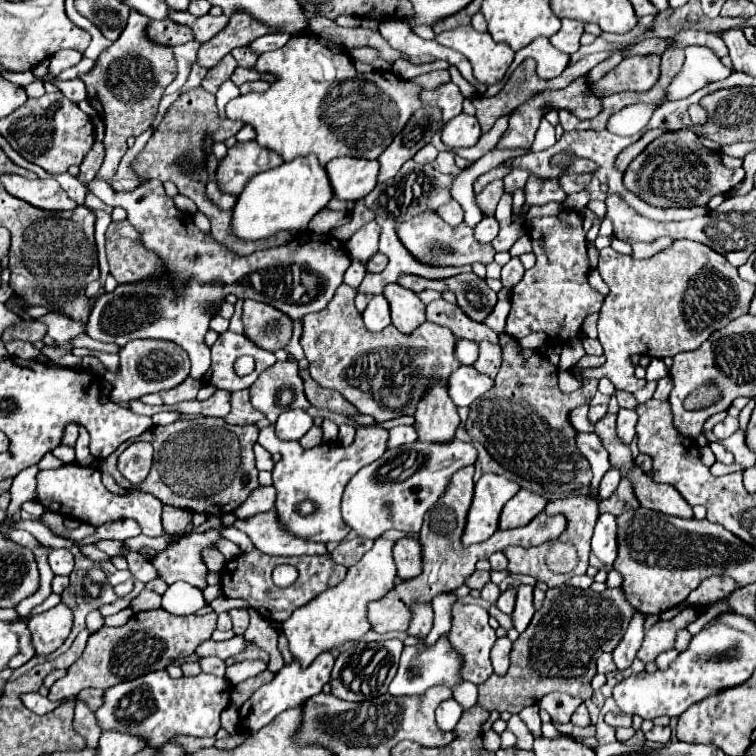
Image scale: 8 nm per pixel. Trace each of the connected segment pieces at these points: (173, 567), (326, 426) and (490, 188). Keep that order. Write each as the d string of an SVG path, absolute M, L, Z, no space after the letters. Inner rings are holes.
M220 531L186 535L178 543L170 545L164 553L158 553L152 559L152 565L158 569L160 579L164 579L168 585L176 581L186 581L192 587L204 591L208 569L202 561L200 551L204 547L214 547L214 541L218 539L220 539Z
M324 419L322 429L324 429L324 443L332 443L332 441L338 439L338 425L334 421Z
M492 181L484 187L484 191L480 195L476 195L476 203L486 215L492 215L496 211L496 205L498 205L502 193L504 193L502 181Z

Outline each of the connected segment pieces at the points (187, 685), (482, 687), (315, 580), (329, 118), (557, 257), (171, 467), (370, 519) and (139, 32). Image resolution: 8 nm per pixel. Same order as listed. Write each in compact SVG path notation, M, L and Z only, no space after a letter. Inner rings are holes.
M154 671L154 673L148 673L134 681L124 681L120 685L116 685L114 689L108 689L104 693L104 705L96 711L96 717L98 717L102 731L116 729L122 733L138 735L138 737L148 739L150 747L160 747L176 735L214 737L216 731L220 729L220 713L230 705L230 693L232 693L232 683L226 677L200 673L198 677L182 675L180 679L172 679L166 671Z
M564 583L546 591L542 607L534 613L528 629L514 641L510 669L506 675L490 675L478 685L478 705L488 711L520 713L522 707L538 703L546 693L562 691L580 699L592 697L590 681L596 675L594 661L604 651L614 651L622 641L634 607L626 601L622 587L594 593Z
M252 549L250 553L242 553L236 559L228 561L220 573L220 587L224 597L240 597L246 599L252 609L256 609L262 617L268 621L276 619L276 623L286 621L298 607L312 601L322 591L338 585L346 577L346 567L334 563L330 553L322 557L274 557L266 553L258 553L258 549ZM278 565L292 565L298 569L298 579L290 585L280 589L272 581L272 571Z
M300 35L290 39L282 49L262 53L256 69L276 73L278 81L272 83L266 93L246 93L232 99L226 105L226 117L250 123L258 133L256 141L262 147L280 153L284 161L292 161L308 153L316 153L322 165L342 155L378 159L386 145L390 145L390 141L402 131L410 115L420 107L418 89L422 87L400 79L392 71L358 73L348 53L318 35Z
M562 209L556 217L534 217L530 221L528 237L532 241L532 251L536 255L536 265L524 273L524 279L512 289L512 309L506 321L506 333L514 339L522 339L534 331L544 331L550 335L550 343L560 345L578 337L582 321L590 313L598 313L604 297L588 283L592 271L586 257L586 233L582 229L582 215L572 209Z
M216 417L176 421L166 427L150 427L137 441L152 443L154 463L146 481L136 485L136 489L154 495L166 505L182 507L186 511L206 515L232 513L256 487L260 487L252 451L258 431L260 429L256 425L234 427ZM244 473L250 477L248 485L242 483Z
M458 439L448 443L414 441L410 445L400 445L398 449L388 449L346 485L342 497L342 517L360 537L366 539L378 539L388 529L418 533L426 511L442 497L452 473L474 465L476 457L478 453L474 445Z
M130 9L130 19L122 35L108 49L104 49L104 53L98 55L96 65L88 73L80 75L80 79L86 83L88 103L98 111L106 125L106 167L100 167L96 179L106 181L116 173L116 165L126 153L126 139L138 137L152 125L160 97L176 77L176 59L172 49L162 47L146 37L148 23L148 17L140 15L136 9Z

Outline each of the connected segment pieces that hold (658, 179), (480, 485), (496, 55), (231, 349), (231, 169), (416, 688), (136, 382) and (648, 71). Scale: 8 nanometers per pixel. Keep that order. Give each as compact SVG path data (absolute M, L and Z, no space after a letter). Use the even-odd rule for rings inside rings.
M678 129L678 131L668 131L664 135L660 135L656 141L652 141L626 169L624 173L624 185L640 195L644 201L648 201L650 205L658 205L658 207L688 207L688 205L706 205L710 201L710 197L718 195L718 193L728 193L730 189L734 189L740 181L744 179L744 169L728 169L722 165L722 159L718 157L718 153L706 149L696 133L692 133L690 129Z
M484 473L476 483L474 501L468 513L466 531L462 535L464 545L486 541L496 529L502 507L520 491L520 483L510 481L496 473Z
M472 25L444 31L436 35L436 41L466 55L474 67L474 77L486 85L498 83L514 59L510 45L494 41L488 31L480 33Z
M226 331L212 345L212 367L206 373L206 381L216 385L218 389L240 391L240 389L250 387L258 379L258 375L274 363L276 363L274 353L264 351L258 345L252 345L252 341L246 339L244 335ZM240 355L252 355L256 359L254 373L250 373L246 377L238 377L234 373L234 361Z
M256 141L236 143L232 149L228 149L228 155L220 161L220 169L216 173L220 189L238 195L246 187L246 181L254 177L254 173L282 165L282 157L276 153L268 153L270 161L266 165L260 165L260 153L262 147Z
M440 637L438 643L434 647L430 647L430 649L424 647L422 643L414 645L414 647L406 647L402 651L398 673L390 683L390 695L422 695L426 689L430 689L434 685L454 687L454 685L458 685L462 681L460 679L460 665L462 665L462 659L450 647L446 637Z
M130 341L120 349L118 373L108 373L112 399L130 401L148 393L162 393L180 385L190 373L188 355L170 341Z
M628 57L606 77L590 85L590 93L606 97L618 91L648 91L660 77L660 57Z

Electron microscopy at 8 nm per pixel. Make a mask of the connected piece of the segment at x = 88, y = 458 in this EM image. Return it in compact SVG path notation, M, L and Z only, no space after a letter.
M80 427L80 437L78 437L74 449L76 449L76 463L78 463L78 465L90 467L90 465L96 461L96 459L90 455L90 451L88 451L88 433L86 433L84 427Z

